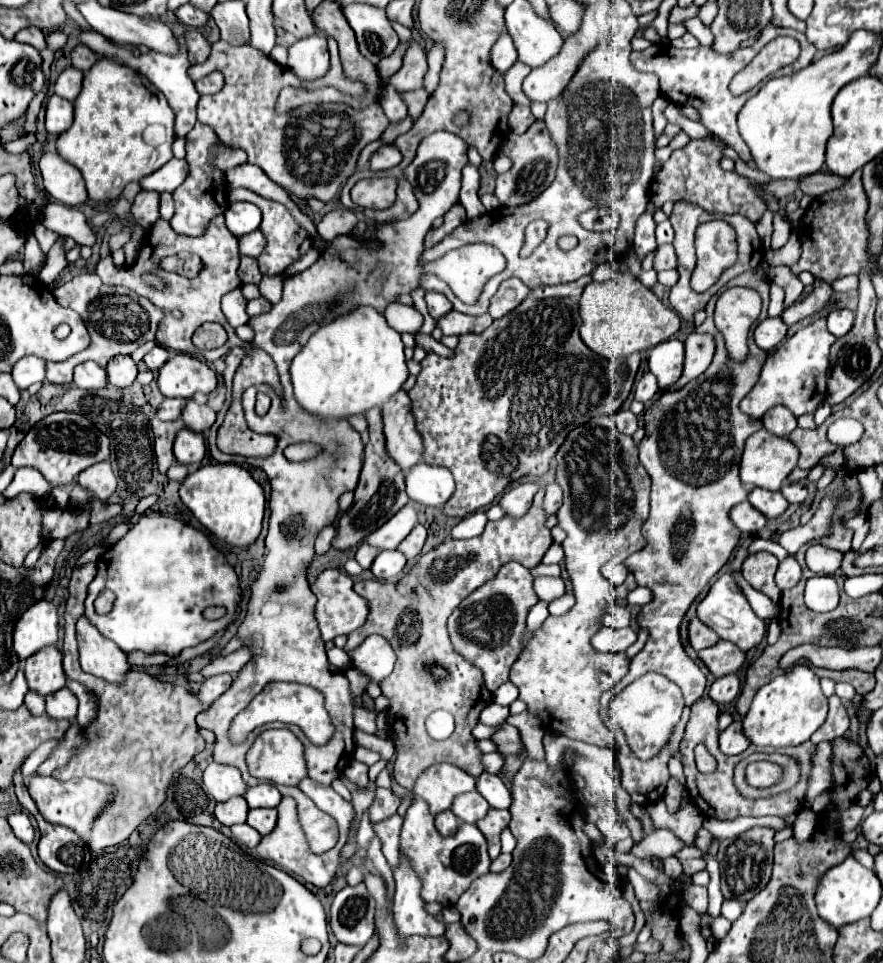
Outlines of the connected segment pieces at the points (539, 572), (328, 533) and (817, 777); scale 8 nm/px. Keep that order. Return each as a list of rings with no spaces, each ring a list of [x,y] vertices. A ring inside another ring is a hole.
[[[538,564],[530,572],[532,572],[532,576],[560,576],[560,566],[558,564],[554,564],[554,566]]]
[[[326,526],[326,530],[322,530],[316,538],[316,550],[330,550],[332,540],[336,536],[336,528],[334,526]]]
[[[822,742],[816,746],[816,752],[812,754],[812,770],[808,778],[808,792],[806,800],[812,802],[818,794],[828,790],[832,786],[832,774],[830,774],[830,760],[832,760],[832,744]]]

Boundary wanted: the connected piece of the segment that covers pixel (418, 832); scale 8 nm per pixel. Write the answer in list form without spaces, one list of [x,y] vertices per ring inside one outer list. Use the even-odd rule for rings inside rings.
[[[416,798],[408,808],[400,832],[400,852],[410,858],[410,866],[416,870],[422,890],[420,896],[424,902],[438,902],[442,906],[454,906],[460,894],[482,874],[490,872],[488,844],[482,832],[474,824],[460,824],[454,836],[440,836],[436,832],[434,816],[428,812],[428,806],[422,798]]]

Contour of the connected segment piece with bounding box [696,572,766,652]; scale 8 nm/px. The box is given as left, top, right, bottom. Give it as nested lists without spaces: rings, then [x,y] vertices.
[[[730,572],[722,574],[708,590],[706,598],[698,604],[696,608],[696,614],[698,618],[708,626],[712,628],[722,640],[728,640],[728,642],[734,642],[742,652],[748,652],[750,648],[758,646],[766,634],[766,622],[760,620],[754,610],[750,608],[746,596],[742,594],[738,582],[734,580],[734,576]]]

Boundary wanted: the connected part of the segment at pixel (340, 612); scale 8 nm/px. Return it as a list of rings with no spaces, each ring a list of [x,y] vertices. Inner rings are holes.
[[[324,570],[322,574],[318,574],[316,582],[312,584],[312,592],[318,598],[316,620],[318,620],[324,642],[328,642],[334,636],[340,636],[344,632],[352,632],[352,628],[360,628],[360,624],[364,624],[366,616],[370,614],[368,602],[354,592],[352,584],[354,584],[352,578],[340,570]]]

